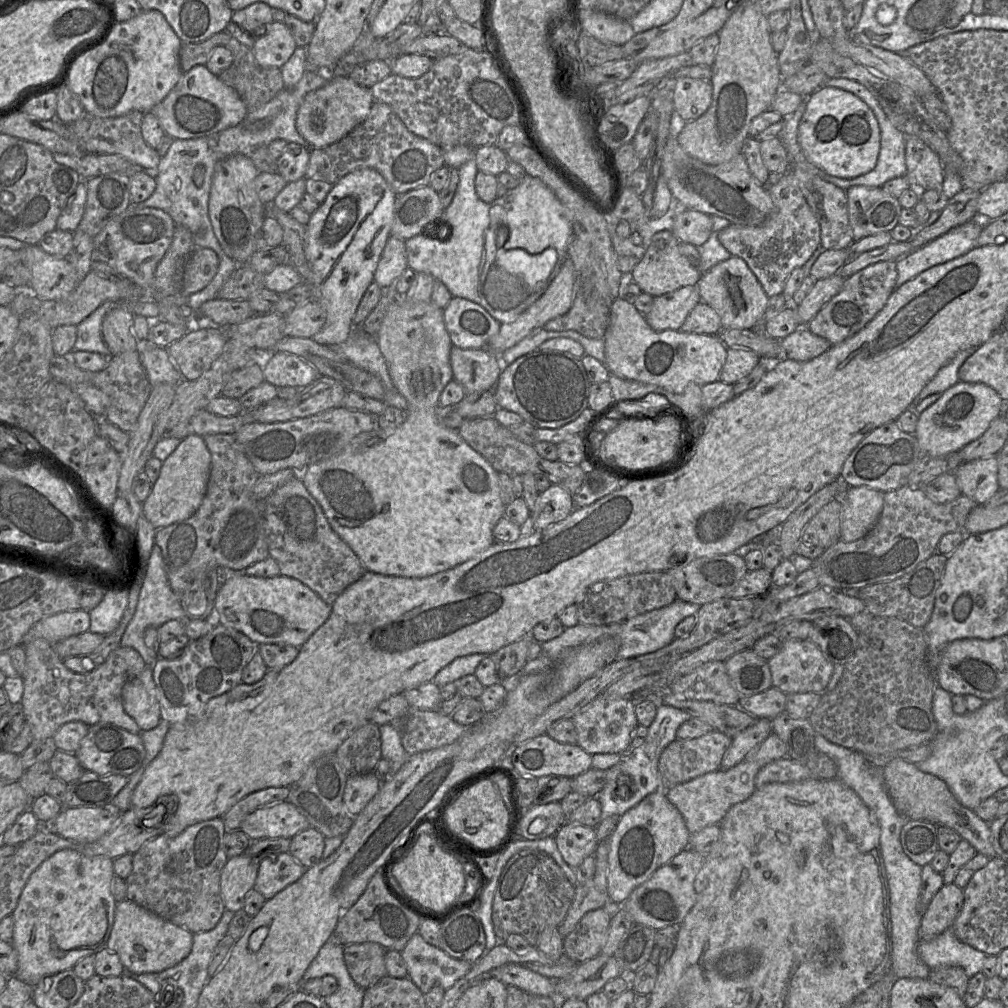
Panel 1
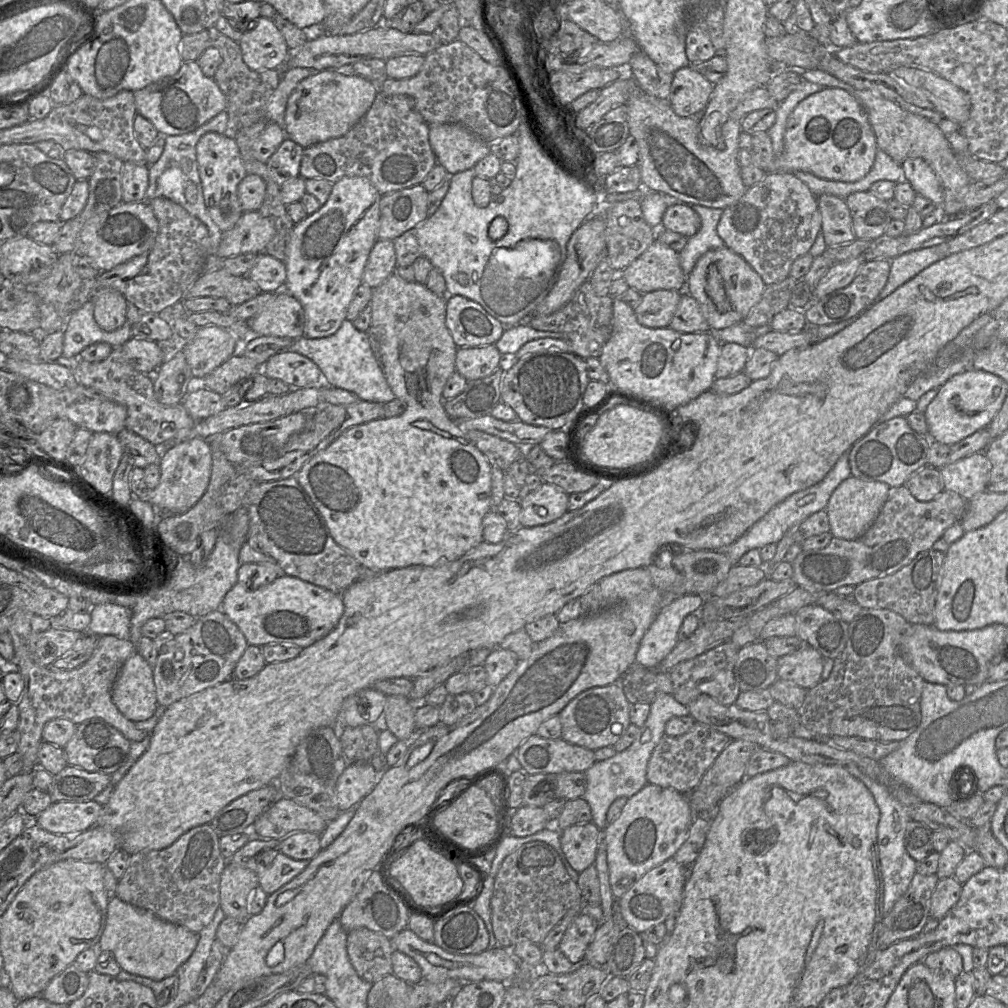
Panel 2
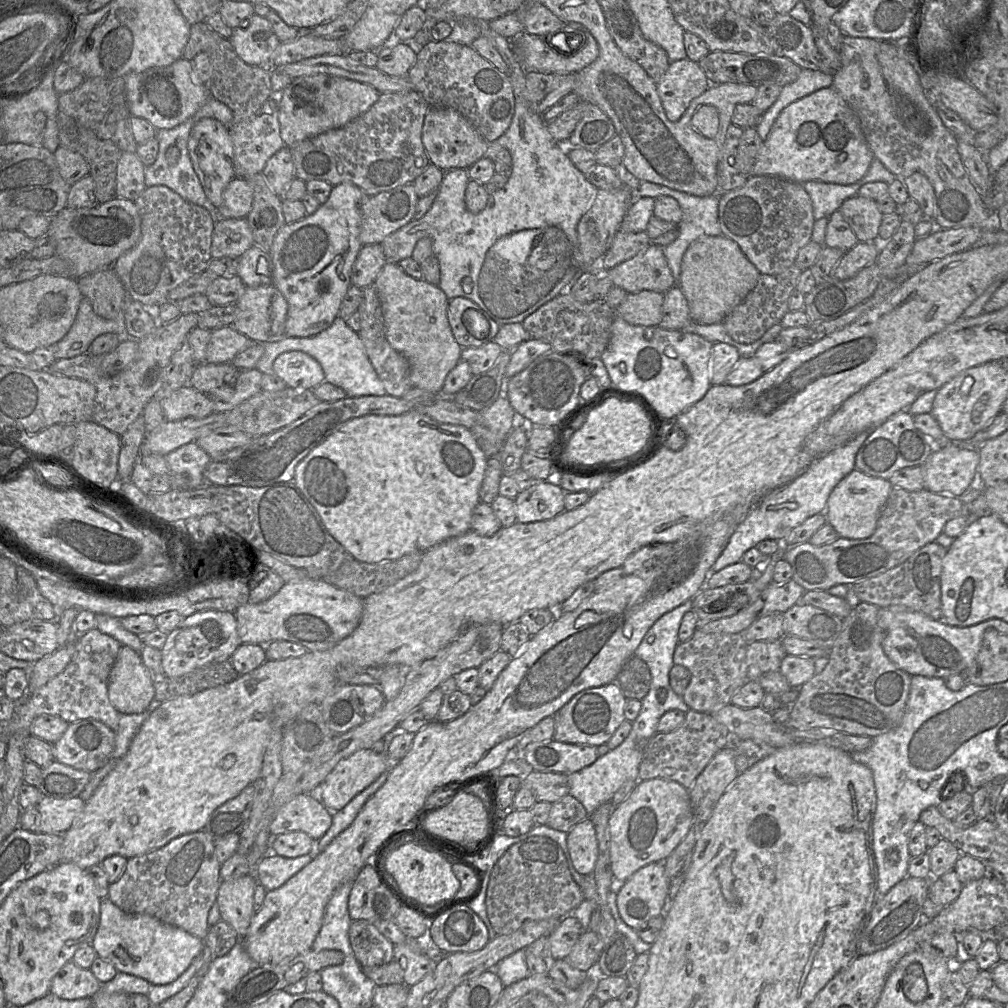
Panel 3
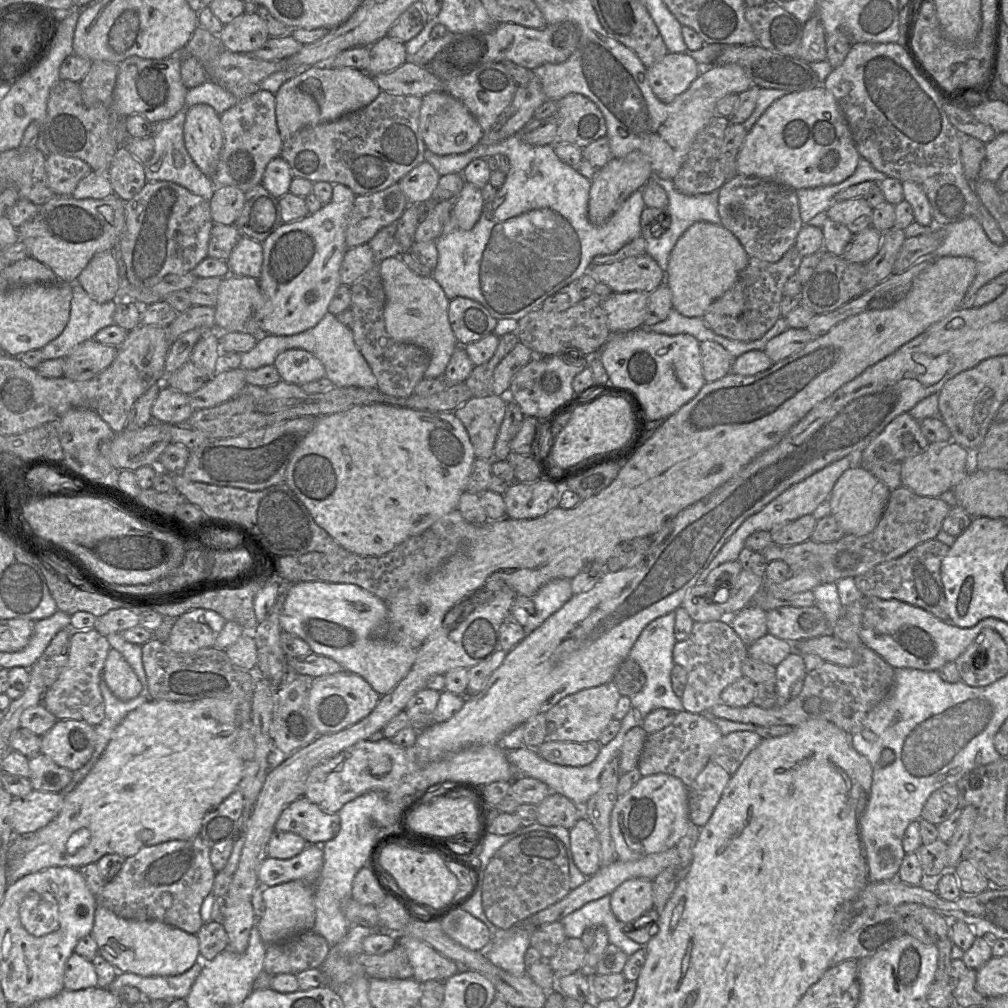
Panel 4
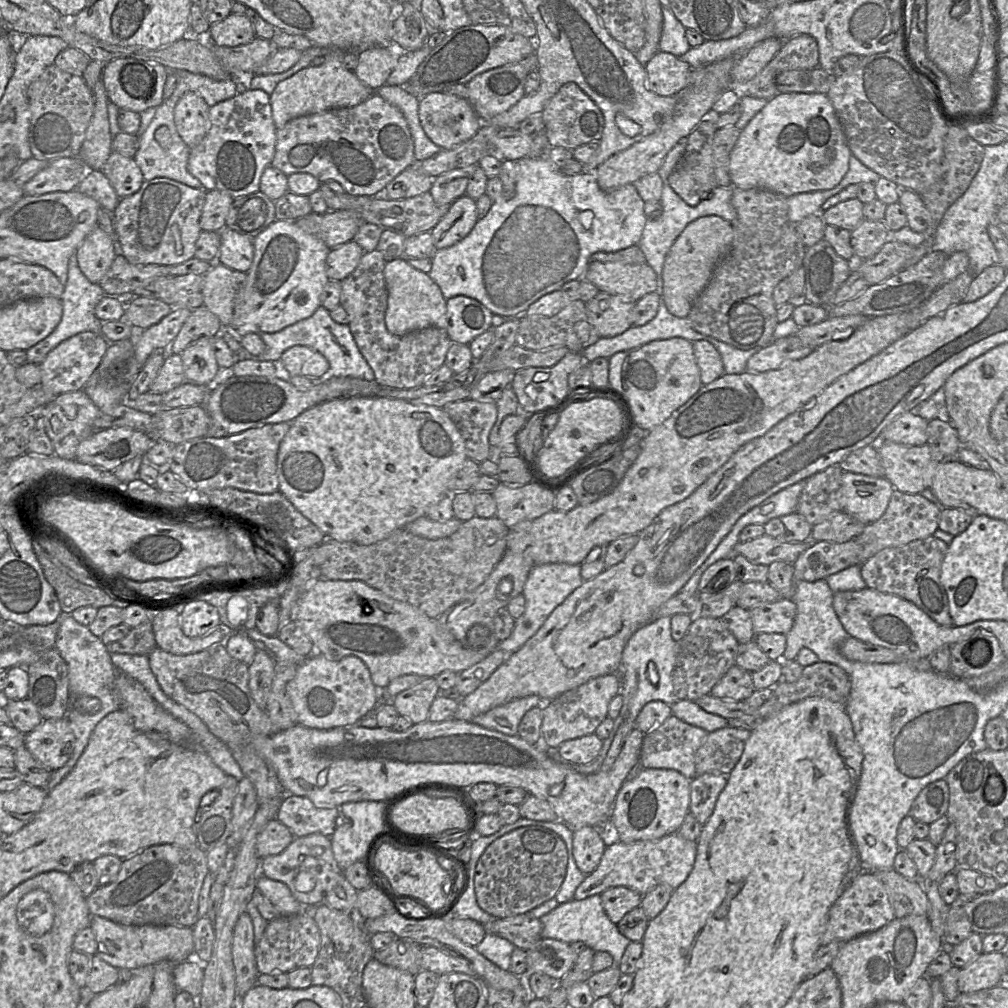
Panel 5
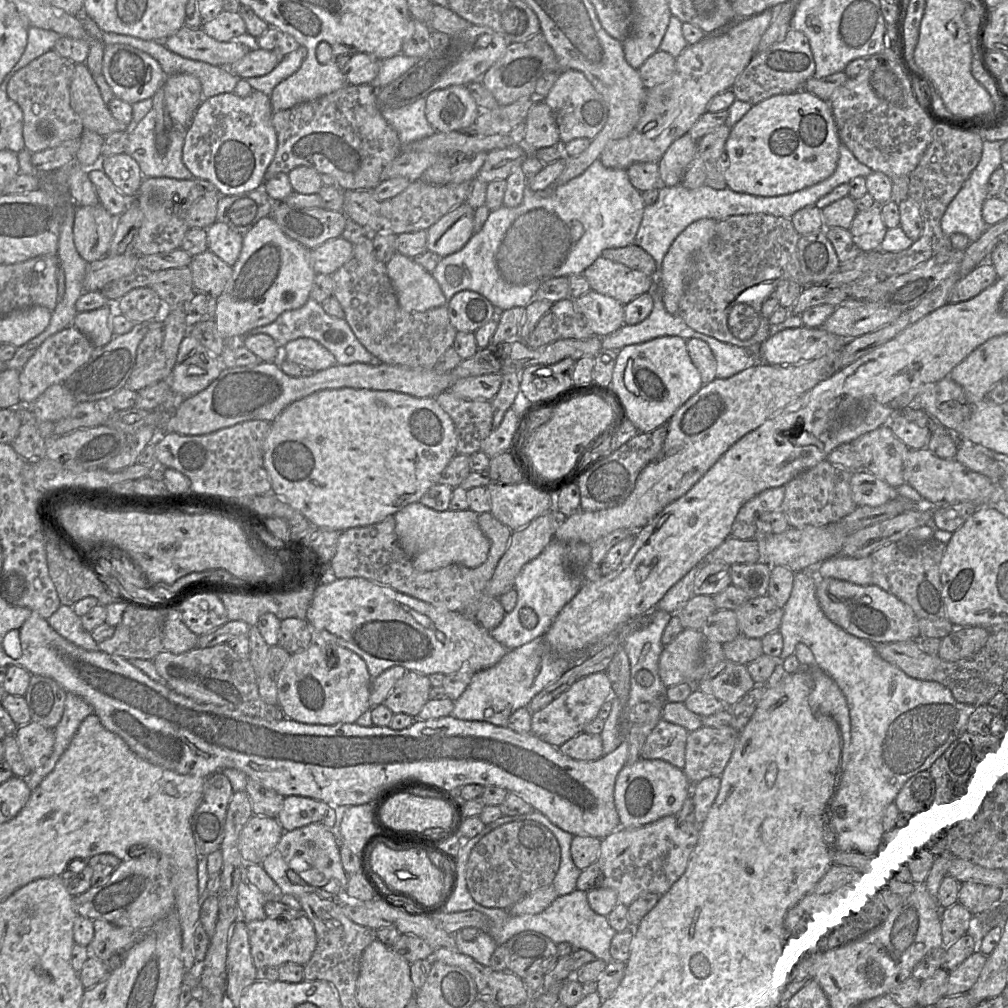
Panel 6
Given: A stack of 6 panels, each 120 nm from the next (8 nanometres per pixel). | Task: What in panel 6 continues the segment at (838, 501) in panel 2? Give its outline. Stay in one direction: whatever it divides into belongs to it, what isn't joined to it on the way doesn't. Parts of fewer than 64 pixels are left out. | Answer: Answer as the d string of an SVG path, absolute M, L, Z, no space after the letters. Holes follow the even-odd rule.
M866 470L854 472L850 479L856 506L877 507L894 498L896 490Z

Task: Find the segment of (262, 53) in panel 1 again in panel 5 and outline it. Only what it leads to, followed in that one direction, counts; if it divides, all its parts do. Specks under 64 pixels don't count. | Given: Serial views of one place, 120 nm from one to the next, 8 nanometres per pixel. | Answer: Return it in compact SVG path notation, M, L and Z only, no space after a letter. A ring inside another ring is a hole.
M229 14L224 20L212 24L209 28L212 43L218 46L236 47L251 42L255 31L245 14Z

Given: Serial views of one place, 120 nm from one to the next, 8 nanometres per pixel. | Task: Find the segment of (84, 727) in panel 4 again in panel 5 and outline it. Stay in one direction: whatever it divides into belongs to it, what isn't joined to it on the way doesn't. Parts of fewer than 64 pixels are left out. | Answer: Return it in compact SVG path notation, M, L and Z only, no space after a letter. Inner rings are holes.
M65 717L56 720L43 720L34 730L25 734L25 747L49 770L57 770L70 759L75 747L75 736Z

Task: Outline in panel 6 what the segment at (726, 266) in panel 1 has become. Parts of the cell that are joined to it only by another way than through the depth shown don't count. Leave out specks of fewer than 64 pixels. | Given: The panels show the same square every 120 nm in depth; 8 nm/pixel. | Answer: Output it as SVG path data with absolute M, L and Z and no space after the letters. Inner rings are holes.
M700 219L689 224L672 242L662 262L663 304L676 316L689 281L689 268L695 254L715 235L717 220Z

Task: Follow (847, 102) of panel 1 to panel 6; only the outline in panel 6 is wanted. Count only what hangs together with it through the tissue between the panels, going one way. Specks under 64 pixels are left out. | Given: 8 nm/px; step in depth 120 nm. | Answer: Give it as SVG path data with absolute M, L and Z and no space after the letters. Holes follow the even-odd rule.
M804 90L774 95L752 105L751 109L731 128L726 146L729 165L724 172L727 187L738 193L774 197L813 186L834 173L841 144L829 103Z

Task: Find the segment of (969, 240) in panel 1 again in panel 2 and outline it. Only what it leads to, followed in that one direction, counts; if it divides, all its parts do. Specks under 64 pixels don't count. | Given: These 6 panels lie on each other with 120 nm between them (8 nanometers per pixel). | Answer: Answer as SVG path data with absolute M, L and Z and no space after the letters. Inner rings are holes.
M938 245L910 251L893 258L890 260L891 268L887 283L878 295L877 301L884 299L931 264L946 257L946 248Z

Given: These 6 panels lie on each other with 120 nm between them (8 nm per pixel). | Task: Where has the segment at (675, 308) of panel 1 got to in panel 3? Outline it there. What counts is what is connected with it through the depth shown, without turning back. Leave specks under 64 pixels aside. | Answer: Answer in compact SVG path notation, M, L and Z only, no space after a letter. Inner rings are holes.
M642 290L628 293L614 311L631 325L659 326L663 302L664 293Z

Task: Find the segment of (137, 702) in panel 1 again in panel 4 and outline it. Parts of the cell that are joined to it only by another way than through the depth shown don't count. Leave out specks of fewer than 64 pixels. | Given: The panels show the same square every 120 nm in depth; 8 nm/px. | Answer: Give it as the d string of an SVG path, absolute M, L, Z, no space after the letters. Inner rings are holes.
M111 648L103 669L103 680L115 697L130 701L144 692L137 675L117 650Z

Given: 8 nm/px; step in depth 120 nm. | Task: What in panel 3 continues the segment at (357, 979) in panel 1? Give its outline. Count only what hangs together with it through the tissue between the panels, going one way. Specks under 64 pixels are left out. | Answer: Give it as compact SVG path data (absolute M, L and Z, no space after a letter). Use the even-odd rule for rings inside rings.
M364 920L352 921L349 940L355 959L361 967L381 966L394 959L394 944L372 923Z

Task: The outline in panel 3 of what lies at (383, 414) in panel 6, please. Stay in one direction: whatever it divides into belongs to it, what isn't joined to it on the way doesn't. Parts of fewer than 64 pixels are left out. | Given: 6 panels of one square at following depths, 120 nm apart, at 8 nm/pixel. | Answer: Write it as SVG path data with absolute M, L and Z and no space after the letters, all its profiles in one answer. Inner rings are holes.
M417 411L401 415L366 415L342 423L321 444L315 447L297 464L293 480L316 509L329 534L347 550L352 558L360 562L374 564L396 560L414 551L425 552L436 544L472 530L471 517L474 508L480 502L479 491L487 459L470 429L463 426L440 423Z

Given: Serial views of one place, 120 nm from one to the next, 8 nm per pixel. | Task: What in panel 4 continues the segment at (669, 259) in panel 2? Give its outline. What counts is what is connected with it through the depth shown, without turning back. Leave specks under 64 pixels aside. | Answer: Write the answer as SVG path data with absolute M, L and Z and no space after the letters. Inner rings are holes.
M646 252L639 256L628 257L613 263L591 265L586 274L591 275L597 282L609 286L614 293L651 293L661 285L663 278L663 270Z

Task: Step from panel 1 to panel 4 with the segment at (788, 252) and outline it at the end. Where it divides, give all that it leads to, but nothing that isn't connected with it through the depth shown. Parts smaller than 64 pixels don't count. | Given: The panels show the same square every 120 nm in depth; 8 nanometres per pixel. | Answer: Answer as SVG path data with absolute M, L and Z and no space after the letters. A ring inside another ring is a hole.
M738 174L718 191L721 225L736 236L749 258L774 263L795 245L804 225L796 190L770 180Z

